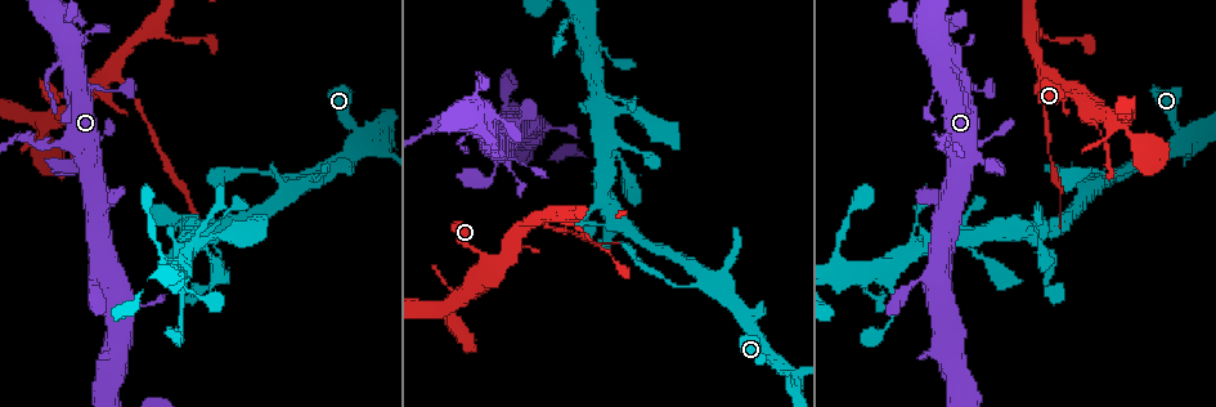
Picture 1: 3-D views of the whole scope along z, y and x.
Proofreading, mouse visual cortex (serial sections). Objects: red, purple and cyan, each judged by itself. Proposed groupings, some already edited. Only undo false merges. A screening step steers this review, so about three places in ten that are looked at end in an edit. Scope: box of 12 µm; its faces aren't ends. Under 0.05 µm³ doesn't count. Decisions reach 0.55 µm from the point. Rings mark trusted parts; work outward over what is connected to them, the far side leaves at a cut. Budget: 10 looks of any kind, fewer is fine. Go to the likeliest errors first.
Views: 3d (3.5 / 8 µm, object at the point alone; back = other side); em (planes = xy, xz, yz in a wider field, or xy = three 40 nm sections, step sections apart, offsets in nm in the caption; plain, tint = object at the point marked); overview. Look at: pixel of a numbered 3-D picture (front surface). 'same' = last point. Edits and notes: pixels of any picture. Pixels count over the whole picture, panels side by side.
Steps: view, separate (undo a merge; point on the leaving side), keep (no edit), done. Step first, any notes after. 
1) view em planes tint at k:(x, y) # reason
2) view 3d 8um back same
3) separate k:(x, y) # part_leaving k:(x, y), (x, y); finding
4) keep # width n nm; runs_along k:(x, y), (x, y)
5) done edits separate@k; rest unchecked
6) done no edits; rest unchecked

view 3d 3.5um back at 1:(1180, 140) # four arms meet

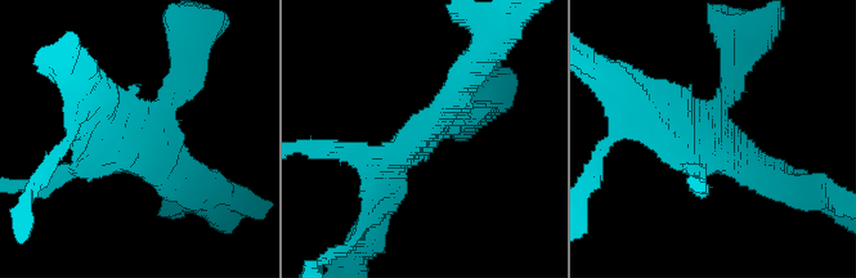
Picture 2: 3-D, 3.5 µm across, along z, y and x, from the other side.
view em xy step 2 tint at 2:(145, 136)

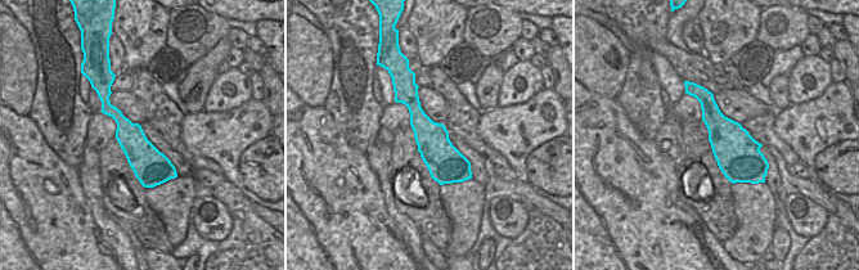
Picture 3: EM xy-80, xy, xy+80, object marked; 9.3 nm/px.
view em xy step 3 tint same # another direction

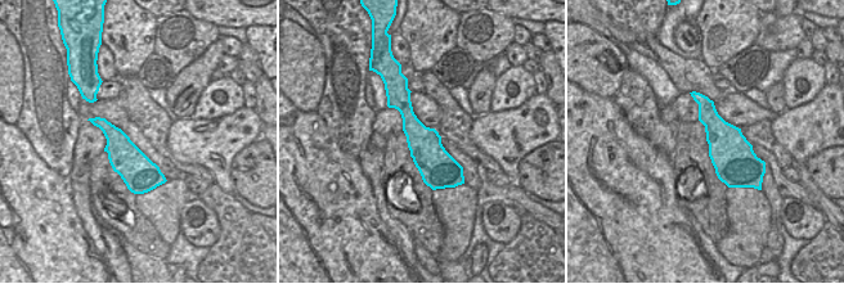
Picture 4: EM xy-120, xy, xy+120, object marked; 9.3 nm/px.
keep # runs_along 4:(402, 89), (411, 125), (458, 181); all the same cell

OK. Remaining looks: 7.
view 3d 8um at 1:(114, 74) # three arms meet

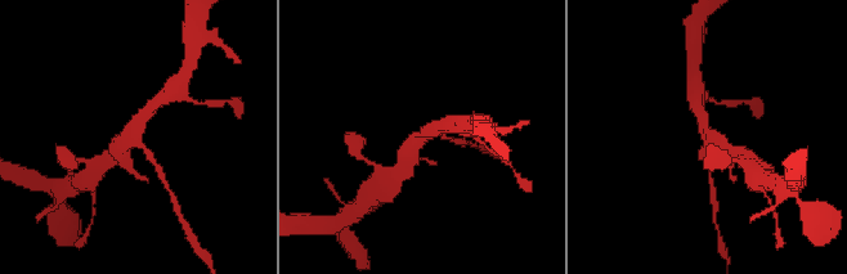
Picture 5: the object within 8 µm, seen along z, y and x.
view em xy step 5 tint at 5:(423, 138) # need the tissue

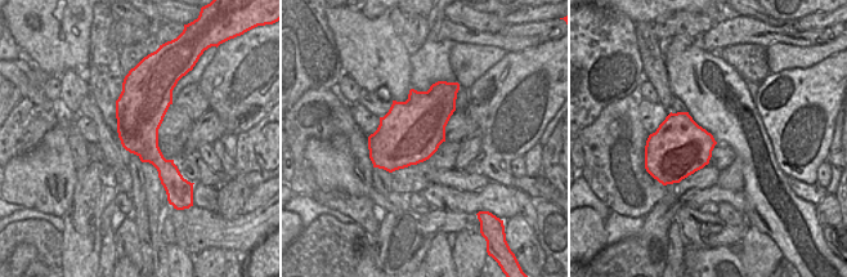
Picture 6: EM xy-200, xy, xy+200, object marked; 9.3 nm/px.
separate 5:(158, 169) # arms 3; part_leaving 5:(140, 146), (151, 156), (170, 191); two cells meet here

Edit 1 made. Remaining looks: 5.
view overview

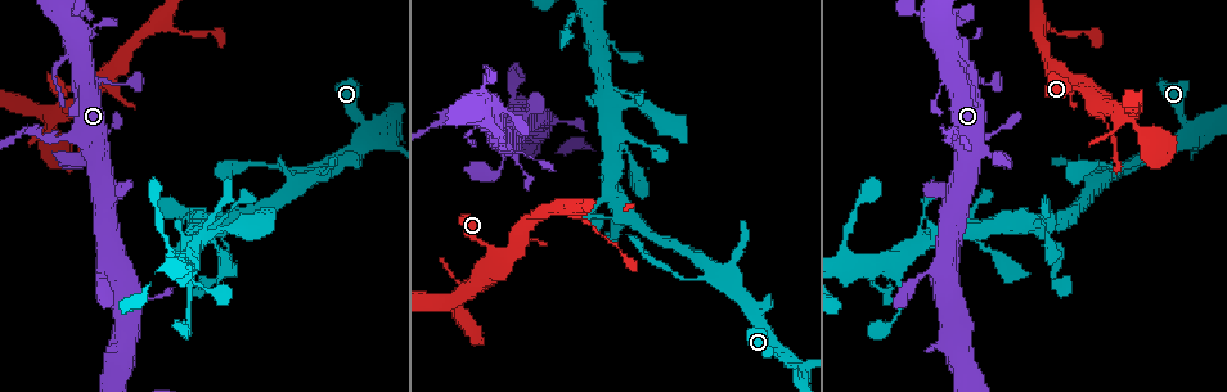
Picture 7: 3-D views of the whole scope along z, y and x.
view 3d 3.5um at 7:(953, 136) # thin neck

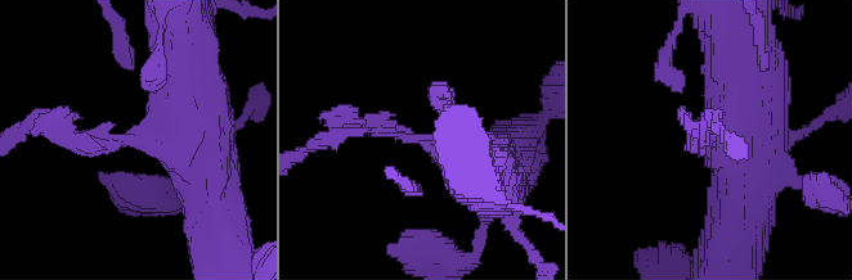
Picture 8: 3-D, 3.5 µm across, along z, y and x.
view em xy step 1 tint at 8:(705, 143) # arm_widths 150, 450 nm

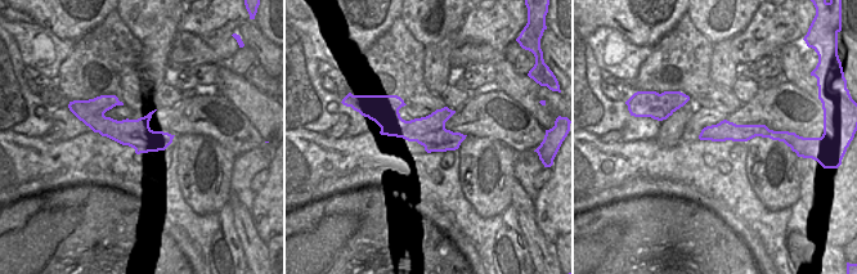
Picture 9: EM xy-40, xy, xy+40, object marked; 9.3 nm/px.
view em xy step 2 tint same

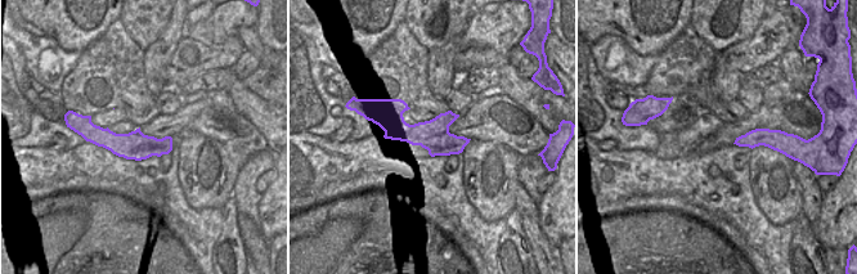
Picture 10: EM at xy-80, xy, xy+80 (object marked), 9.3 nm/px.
separate 8:(90, 145) # width 300 nm; part_leaving 8:(124, 140), (25, 129); two cells meet here

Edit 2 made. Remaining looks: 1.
done edits separate@5, separate@8; rest unchecked

